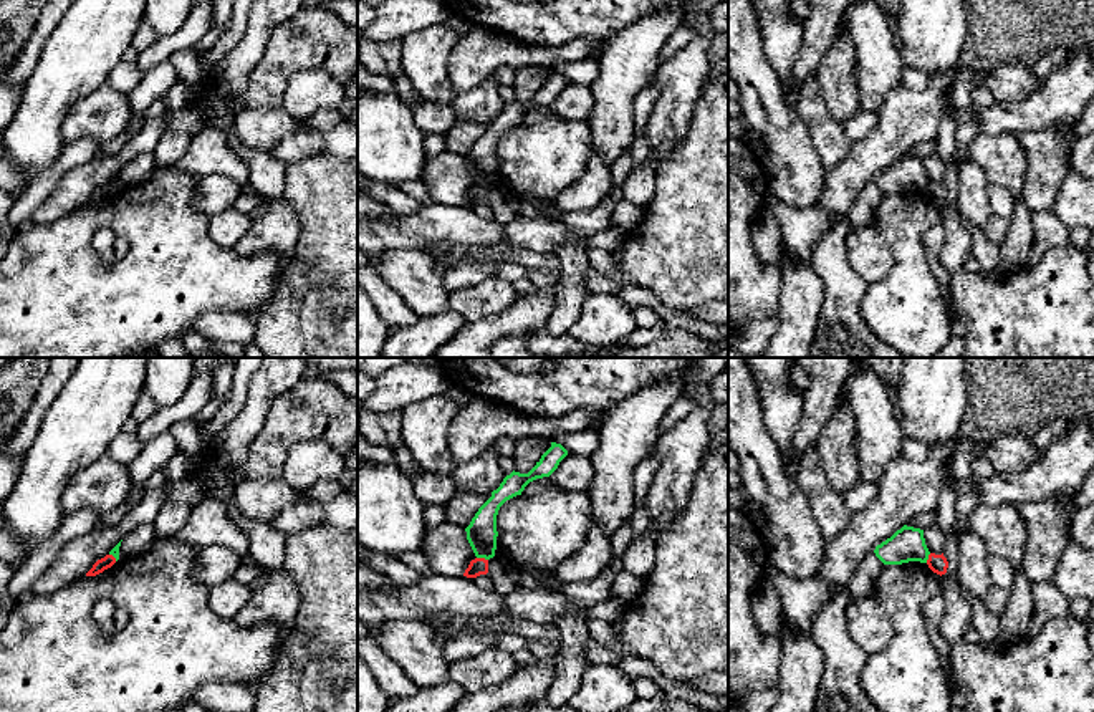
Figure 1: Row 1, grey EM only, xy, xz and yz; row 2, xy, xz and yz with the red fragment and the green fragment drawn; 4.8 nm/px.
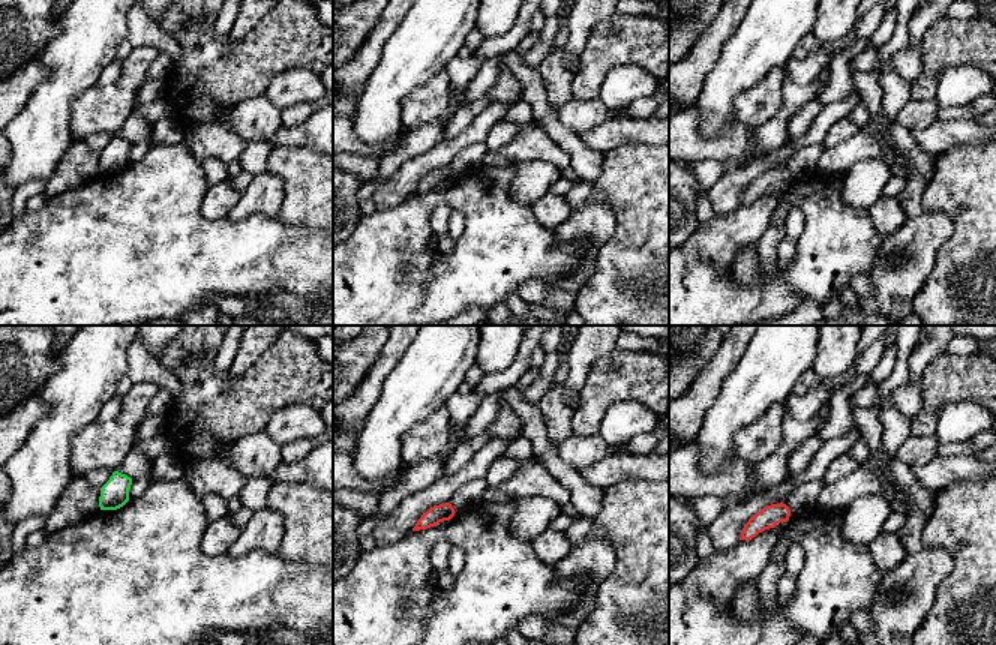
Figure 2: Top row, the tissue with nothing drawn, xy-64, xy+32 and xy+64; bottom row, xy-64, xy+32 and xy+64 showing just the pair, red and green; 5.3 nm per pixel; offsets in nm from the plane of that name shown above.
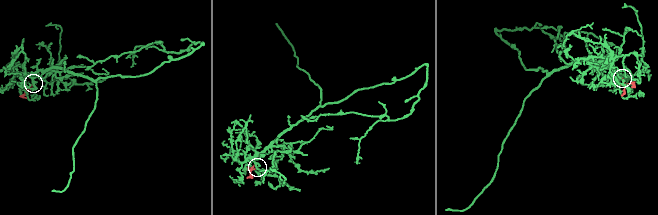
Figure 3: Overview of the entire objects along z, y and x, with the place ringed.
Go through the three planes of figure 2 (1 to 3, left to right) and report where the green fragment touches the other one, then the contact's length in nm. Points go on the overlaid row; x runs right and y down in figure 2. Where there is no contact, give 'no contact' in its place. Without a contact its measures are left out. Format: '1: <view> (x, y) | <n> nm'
1: no contact
2: no contact
3: no contact

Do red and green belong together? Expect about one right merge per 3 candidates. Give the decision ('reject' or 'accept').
reject

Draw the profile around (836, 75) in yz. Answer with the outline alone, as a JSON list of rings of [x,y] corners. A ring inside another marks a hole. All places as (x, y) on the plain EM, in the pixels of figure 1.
[[[841,23],[814,75],[831,118],[841,126],[859,111],[856,66],[856,46]]]

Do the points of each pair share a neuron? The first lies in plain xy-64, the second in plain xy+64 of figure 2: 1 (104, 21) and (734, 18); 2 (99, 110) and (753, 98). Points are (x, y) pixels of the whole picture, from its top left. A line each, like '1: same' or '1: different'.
1: different
2: same

